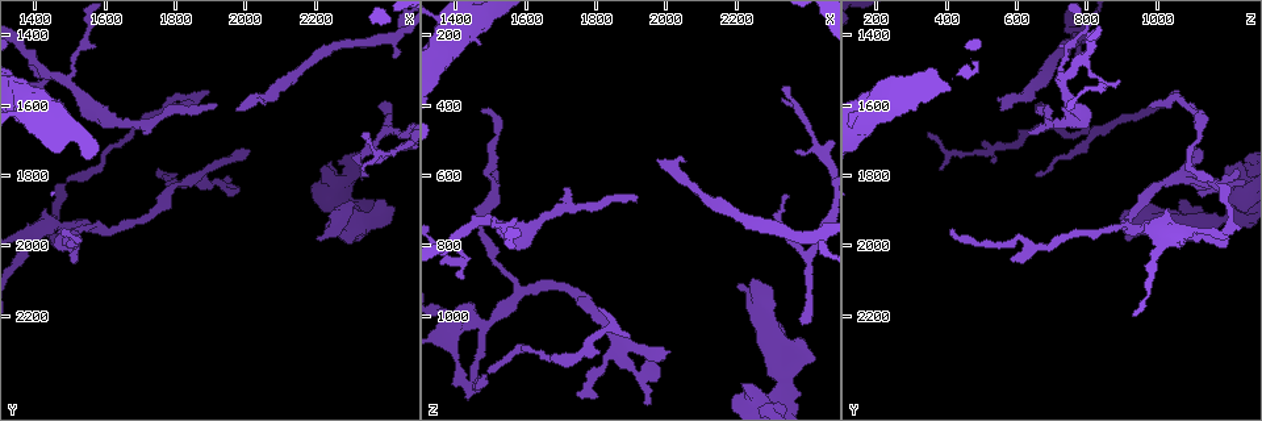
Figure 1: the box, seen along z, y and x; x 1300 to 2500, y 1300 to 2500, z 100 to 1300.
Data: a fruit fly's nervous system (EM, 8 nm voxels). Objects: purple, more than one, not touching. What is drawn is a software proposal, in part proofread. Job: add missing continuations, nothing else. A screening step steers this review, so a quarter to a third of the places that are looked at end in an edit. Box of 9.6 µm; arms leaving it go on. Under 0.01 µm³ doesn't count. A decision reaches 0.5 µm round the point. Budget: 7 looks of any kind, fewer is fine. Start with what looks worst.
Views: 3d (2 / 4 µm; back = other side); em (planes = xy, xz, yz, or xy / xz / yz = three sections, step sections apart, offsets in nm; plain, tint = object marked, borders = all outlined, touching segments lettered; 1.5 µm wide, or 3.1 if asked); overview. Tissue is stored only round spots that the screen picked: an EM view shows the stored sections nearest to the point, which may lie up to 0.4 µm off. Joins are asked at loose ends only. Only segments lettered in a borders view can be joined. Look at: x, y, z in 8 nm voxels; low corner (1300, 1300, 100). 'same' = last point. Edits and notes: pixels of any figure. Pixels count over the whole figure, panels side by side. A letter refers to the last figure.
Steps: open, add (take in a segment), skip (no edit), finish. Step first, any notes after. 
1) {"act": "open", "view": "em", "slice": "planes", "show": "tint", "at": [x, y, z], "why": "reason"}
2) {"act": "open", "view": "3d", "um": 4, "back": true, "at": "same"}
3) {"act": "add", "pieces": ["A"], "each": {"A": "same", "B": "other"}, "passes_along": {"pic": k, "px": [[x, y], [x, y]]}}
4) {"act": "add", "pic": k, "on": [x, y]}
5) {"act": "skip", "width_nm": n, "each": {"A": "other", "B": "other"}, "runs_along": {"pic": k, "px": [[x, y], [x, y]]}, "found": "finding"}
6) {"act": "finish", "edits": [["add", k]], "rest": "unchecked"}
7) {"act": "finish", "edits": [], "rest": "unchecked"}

{"act": "open", "view": "3d", "um": 2, "at": [1890, 1560, 1060], "why": "thin end"}

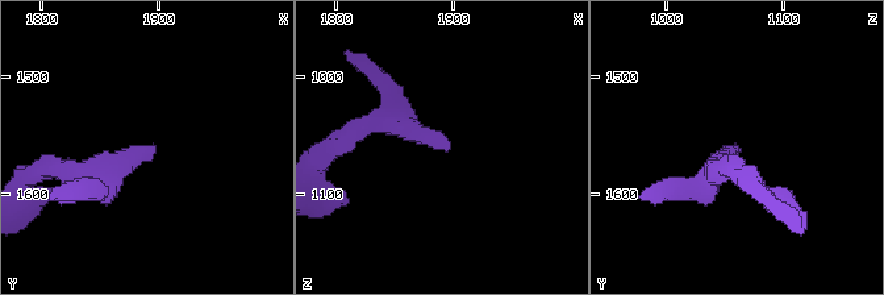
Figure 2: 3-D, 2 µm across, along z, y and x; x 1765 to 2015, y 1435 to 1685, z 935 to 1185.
{"act": "open", "view": "em", "slice": "planes", "show": "plain", "at": [1898, 1560, 1058], "why": "now the EM"}

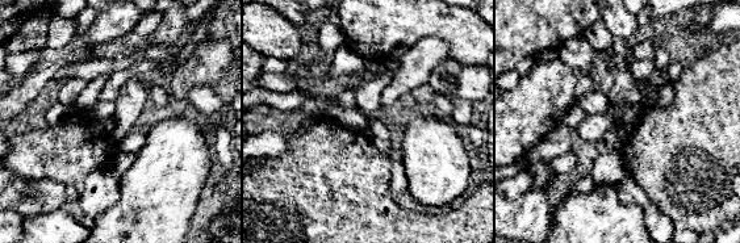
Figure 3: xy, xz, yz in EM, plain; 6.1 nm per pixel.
{"act": "open", "view": "em", "slice": "planes", "show": "borders", "at": "same", "why": "what lies round it"}

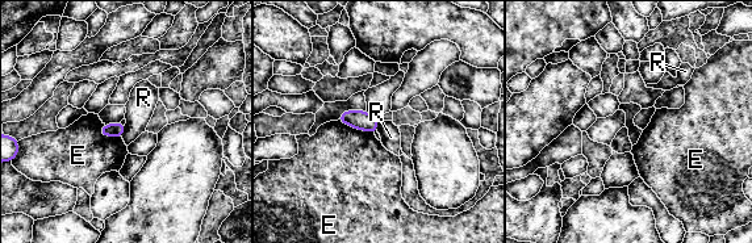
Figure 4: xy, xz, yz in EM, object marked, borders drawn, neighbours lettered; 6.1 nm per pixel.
{"act": "skip", "each": {"E": "other", "R": "other"}, "border": {"pic": 4, "px": [[125, 125], [125, 132], [121, 137]]}, "found": "no lettered segment goes on from it"}

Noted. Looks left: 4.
{"act": "open", "view": "em", "slice": "planes", "show": "borders", "at": [1910, 1600, 660], "why": "an open end"}

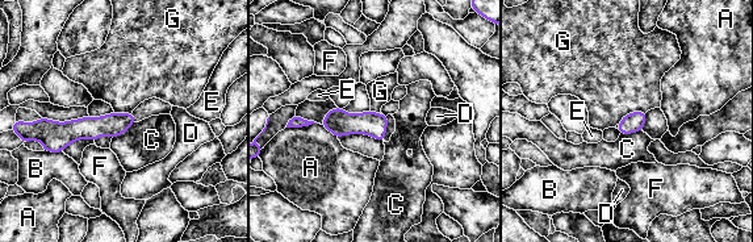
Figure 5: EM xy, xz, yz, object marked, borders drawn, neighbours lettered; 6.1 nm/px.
{"act": "skip", "longest_contact_nm": ["G", 200], "each": {"A": "other", "B": "other", "C": "other", "D": "other", "E": "other", "F": "other", "G": "other"}, "found": "no lettered segment goes on from it"}

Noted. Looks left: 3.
{"act": "open", "view": "em", "slice": "planes", "show": "borders", "at": [1480, 1580, 230], "why": "stops while still wide"}

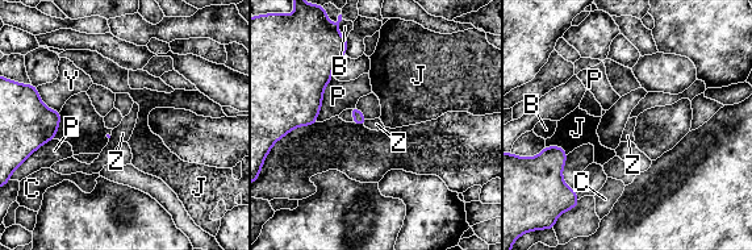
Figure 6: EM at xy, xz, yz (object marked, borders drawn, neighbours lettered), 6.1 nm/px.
{"act": "skip", "each": {"B": "other", "C": "other", "J": "other", "P": "other", "Y": "other", "Z": "other"}, "border": {"pic": 6, "px": [[367, 120], [363, 124]]}, "found": "no lettered segment goes on from it"}

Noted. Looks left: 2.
{"act": "finish", "edits": [], "rest": "unchecked"}

